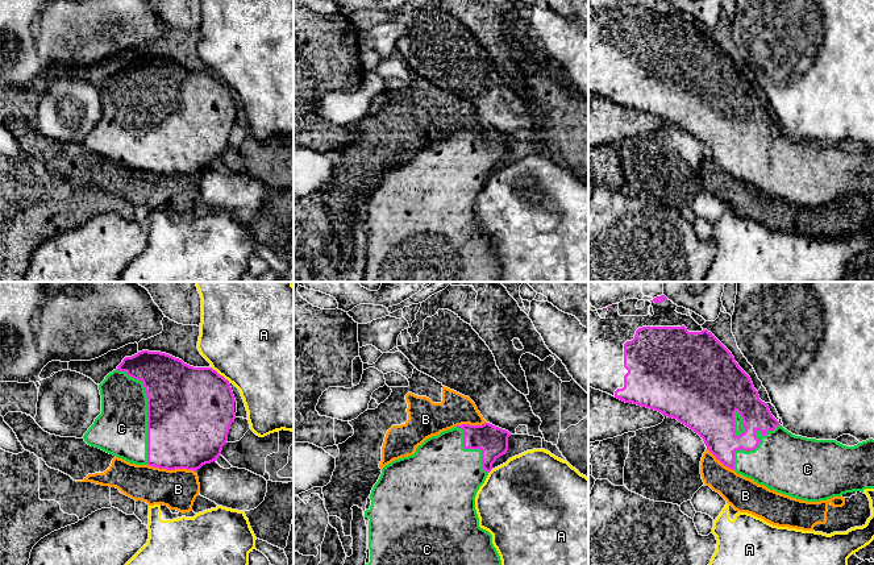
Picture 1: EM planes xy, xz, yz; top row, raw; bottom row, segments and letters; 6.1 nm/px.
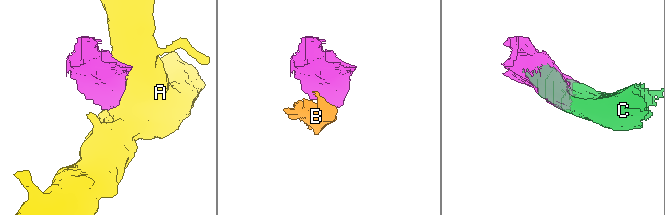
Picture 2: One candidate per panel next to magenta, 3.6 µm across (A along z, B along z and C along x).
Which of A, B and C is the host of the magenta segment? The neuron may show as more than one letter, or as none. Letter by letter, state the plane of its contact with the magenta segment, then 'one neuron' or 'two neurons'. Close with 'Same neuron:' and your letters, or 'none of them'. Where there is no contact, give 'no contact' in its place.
A: contact in xy; two neurons
B: contact in xy; two neurons
C: contact in xy; one neuron
Same neuron: C

